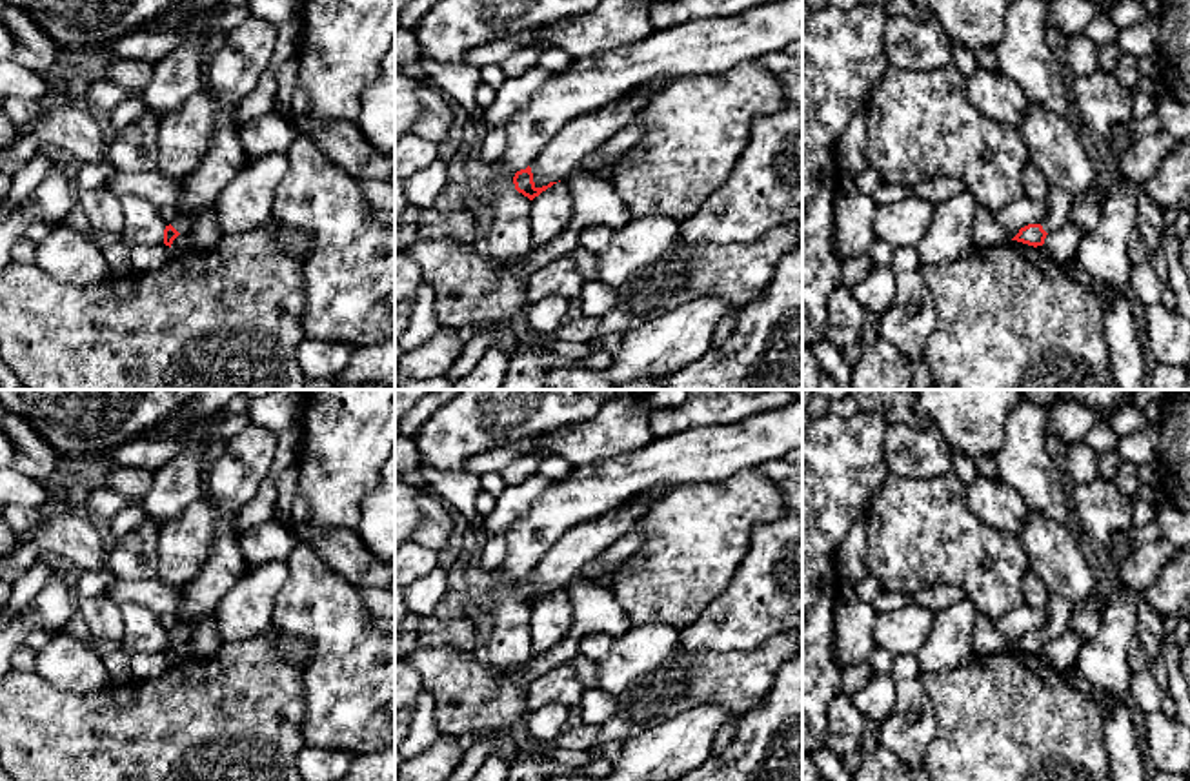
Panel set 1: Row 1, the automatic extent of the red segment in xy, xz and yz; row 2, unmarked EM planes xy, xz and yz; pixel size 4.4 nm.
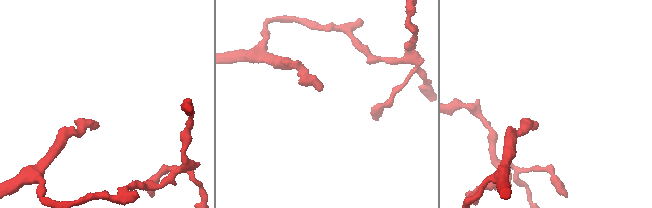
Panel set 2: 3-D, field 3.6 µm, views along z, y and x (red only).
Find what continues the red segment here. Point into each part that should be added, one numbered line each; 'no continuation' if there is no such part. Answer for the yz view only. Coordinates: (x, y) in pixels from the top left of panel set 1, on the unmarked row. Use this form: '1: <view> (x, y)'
1: yz (1058, 610)

